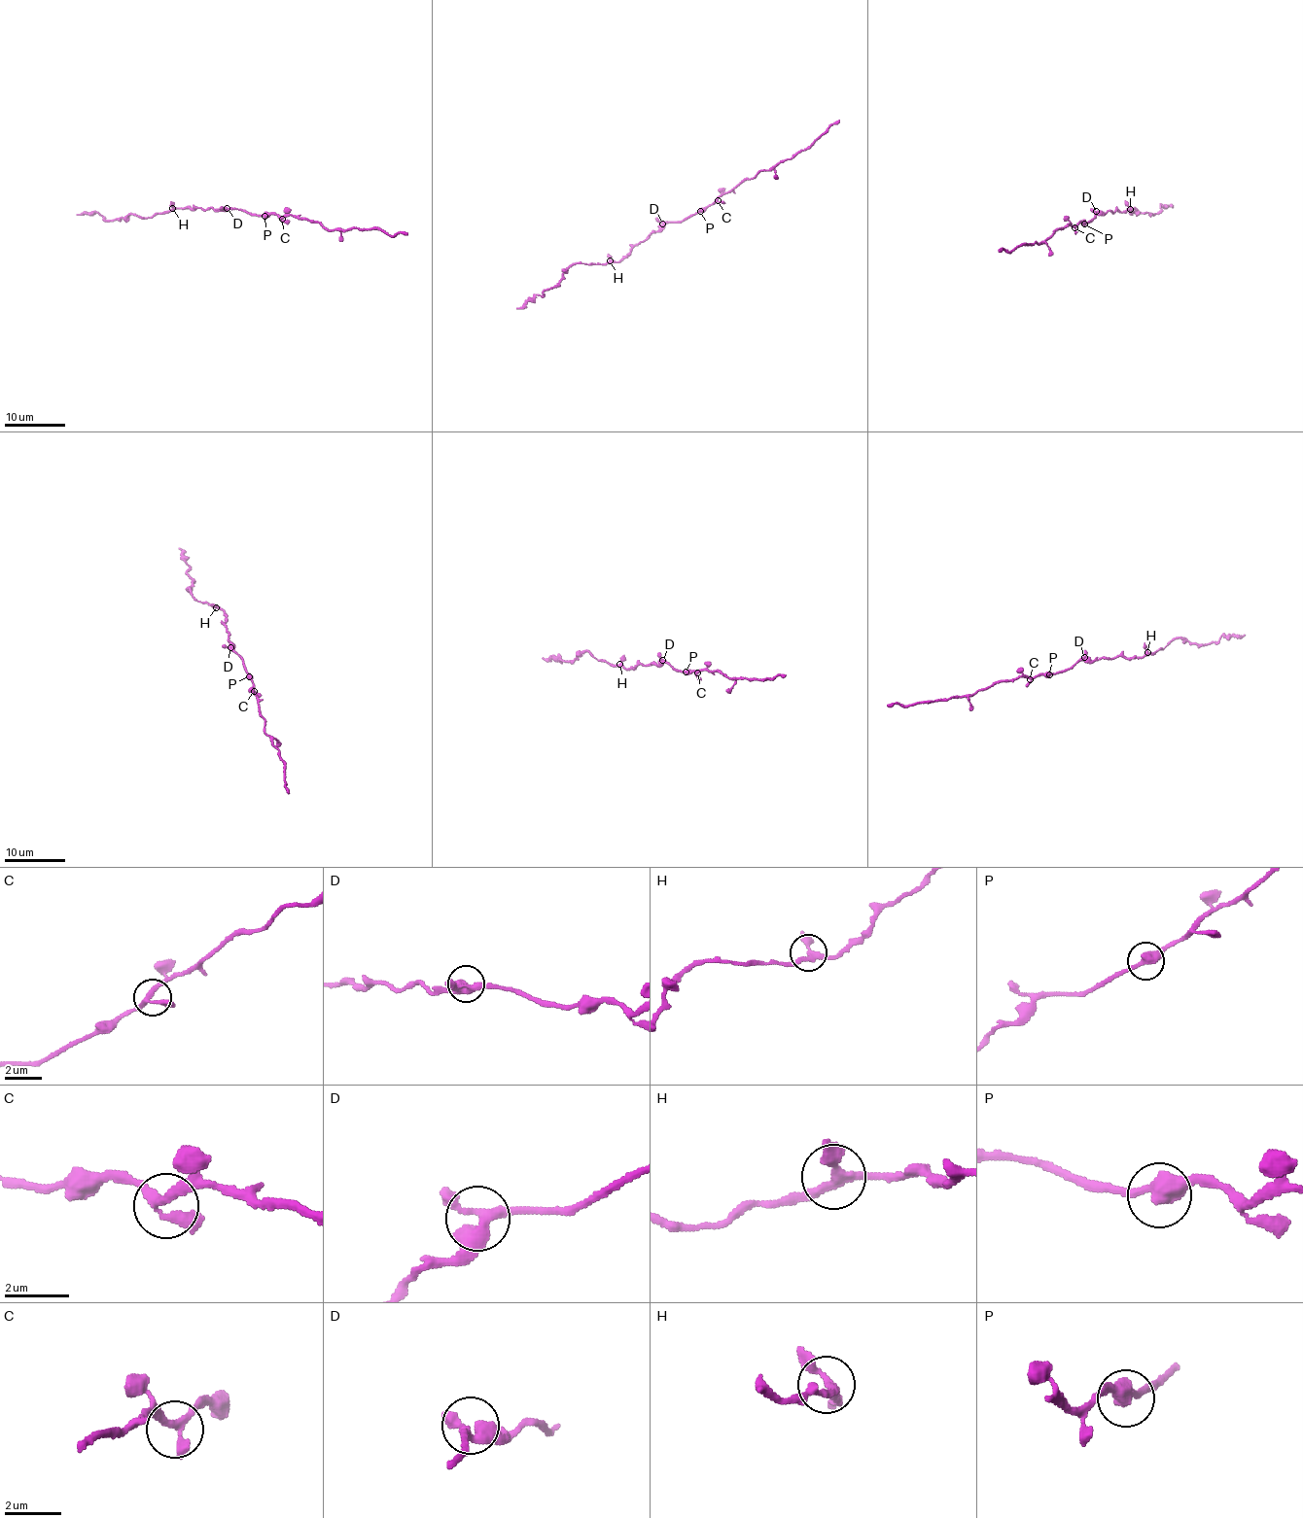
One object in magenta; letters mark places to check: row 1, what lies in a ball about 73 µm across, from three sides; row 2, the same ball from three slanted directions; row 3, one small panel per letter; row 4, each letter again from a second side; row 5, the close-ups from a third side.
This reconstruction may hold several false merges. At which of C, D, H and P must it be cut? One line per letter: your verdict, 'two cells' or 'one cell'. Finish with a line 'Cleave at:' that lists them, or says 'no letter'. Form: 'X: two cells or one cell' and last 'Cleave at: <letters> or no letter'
C: one cell
D: one cell
H: one cell
P: one cell
Cleave at: no letter

